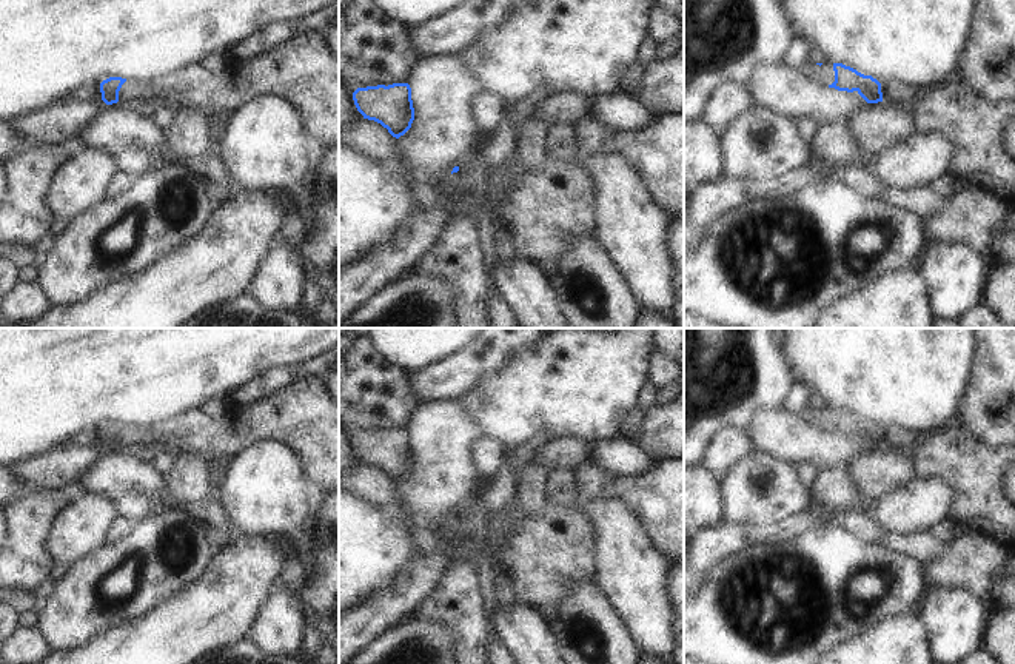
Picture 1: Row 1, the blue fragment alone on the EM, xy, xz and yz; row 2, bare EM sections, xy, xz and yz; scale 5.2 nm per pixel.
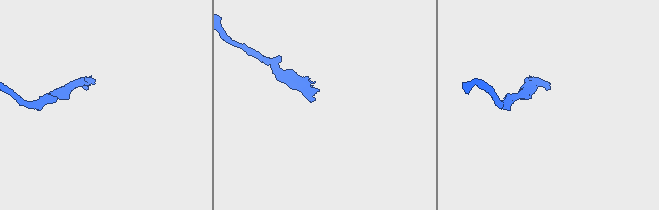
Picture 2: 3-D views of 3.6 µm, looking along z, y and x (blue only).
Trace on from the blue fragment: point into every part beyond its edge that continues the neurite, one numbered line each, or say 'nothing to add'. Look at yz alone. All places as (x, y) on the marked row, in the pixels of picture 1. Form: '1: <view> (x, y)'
1: yz (824, 74)

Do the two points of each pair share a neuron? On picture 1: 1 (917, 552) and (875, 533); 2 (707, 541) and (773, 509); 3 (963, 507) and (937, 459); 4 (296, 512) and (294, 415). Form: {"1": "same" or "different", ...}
{"1": "same", "2": "different", "3": "same", "4": "different"}

